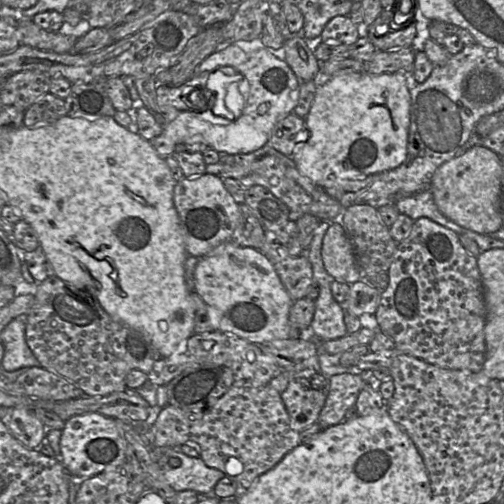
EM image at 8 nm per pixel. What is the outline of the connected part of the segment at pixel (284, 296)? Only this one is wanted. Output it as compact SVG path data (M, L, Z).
M228 241L199 258L194 272L194 291L207 305L216 331L231 333L255 344L301 337L301 332L289 321L294 300L282 284L274 264L261 250Z

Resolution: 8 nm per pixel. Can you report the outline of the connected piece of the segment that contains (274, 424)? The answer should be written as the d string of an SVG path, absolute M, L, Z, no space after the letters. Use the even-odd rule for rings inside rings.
M235 381L213 405L202 411L168 405L159 411L151 428L153 447L198 444L203 462L235 480L240 491L247 490L258 476L272 469L302 442L300 432L291 427L281 393L269 383L253 386L246 381Z

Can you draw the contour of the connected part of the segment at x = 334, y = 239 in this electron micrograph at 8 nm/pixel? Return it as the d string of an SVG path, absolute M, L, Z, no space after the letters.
M339 221L332 222L326 231L321 254L326 271L338 282L353 284L362 279L352 243Z

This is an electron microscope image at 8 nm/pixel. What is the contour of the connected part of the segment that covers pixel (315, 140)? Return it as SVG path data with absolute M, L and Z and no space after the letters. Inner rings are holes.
M403 72L377 75L352 73L332 77L317 87L315 98L305 118L309 131L306 141L296 143L290 156L297 169L321 188L343 180L359 180L400 166L407 158L411 121L411 95Z

